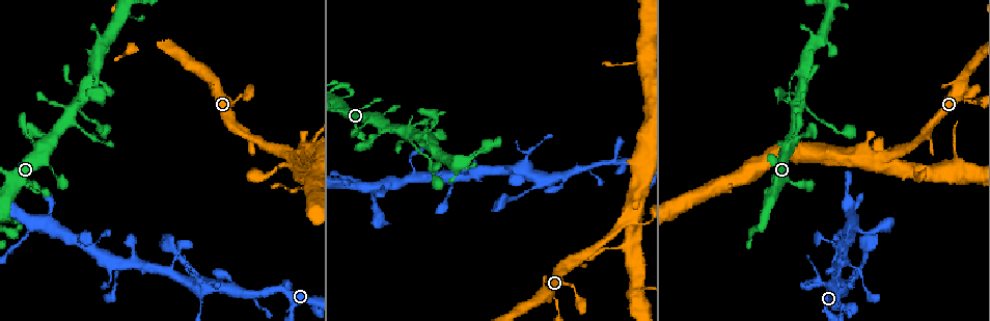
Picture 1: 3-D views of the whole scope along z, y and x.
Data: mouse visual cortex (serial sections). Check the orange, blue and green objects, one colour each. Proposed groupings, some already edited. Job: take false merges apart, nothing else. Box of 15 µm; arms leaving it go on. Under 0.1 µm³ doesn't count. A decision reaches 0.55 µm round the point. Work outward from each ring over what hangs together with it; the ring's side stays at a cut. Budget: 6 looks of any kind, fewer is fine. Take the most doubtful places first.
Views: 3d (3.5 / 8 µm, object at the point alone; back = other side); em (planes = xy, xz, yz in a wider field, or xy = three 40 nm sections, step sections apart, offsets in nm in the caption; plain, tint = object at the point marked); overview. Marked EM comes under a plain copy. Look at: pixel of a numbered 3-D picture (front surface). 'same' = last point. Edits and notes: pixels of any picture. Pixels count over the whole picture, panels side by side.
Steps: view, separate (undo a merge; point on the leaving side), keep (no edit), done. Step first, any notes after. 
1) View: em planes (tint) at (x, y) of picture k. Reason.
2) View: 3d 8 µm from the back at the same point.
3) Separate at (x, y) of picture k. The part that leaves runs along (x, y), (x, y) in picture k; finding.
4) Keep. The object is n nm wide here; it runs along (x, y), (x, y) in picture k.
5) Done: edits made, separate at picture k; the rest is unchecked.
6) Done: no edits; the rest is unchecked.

View: 3d 3.5 µm from the back at (436, 123) of picture 1. A narrow waist.

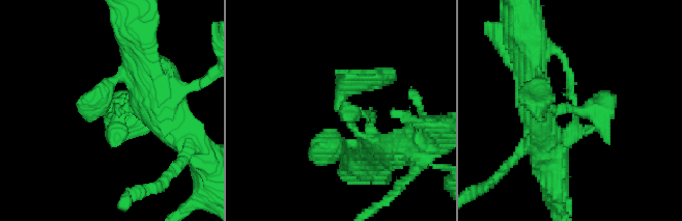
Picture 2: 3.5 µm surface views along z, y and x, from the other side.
View: em xy step 2 (tint) at (335, 110) of picture 2.

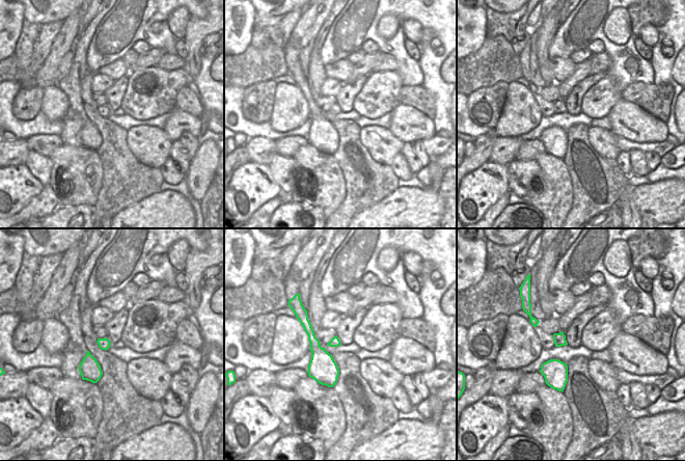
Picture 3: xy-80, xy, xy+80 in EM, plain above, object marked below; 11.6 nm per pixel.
Keep. It runs along (535, 108), (606, 111) in picture 2; one cell here.

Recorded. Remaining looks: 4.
View: 3d 8 µm at (848, 279) of picture 1. Four arms meet.

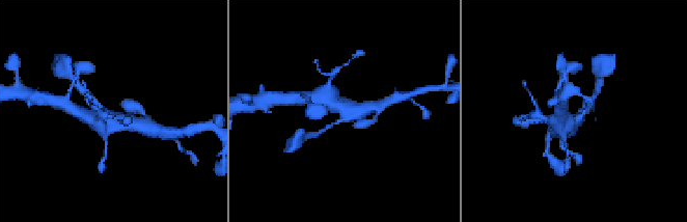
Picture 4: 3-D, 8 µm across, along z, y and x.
View: 3d 3.5 µm at (577, 116) of picture 4. Zoom in.

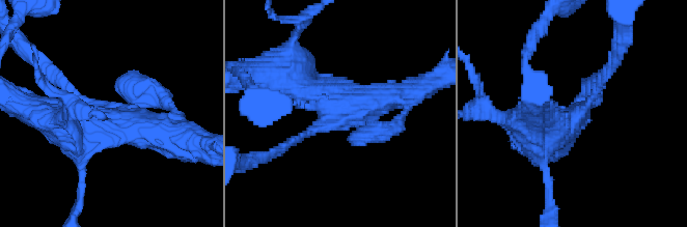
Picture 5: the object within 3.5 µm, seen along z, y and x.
View: em xy step 5 (tint) at (332, 117) of picture 5. 4 arms meet here; the arms are 150, 150, 400, 450 nm wide; need the tissue.

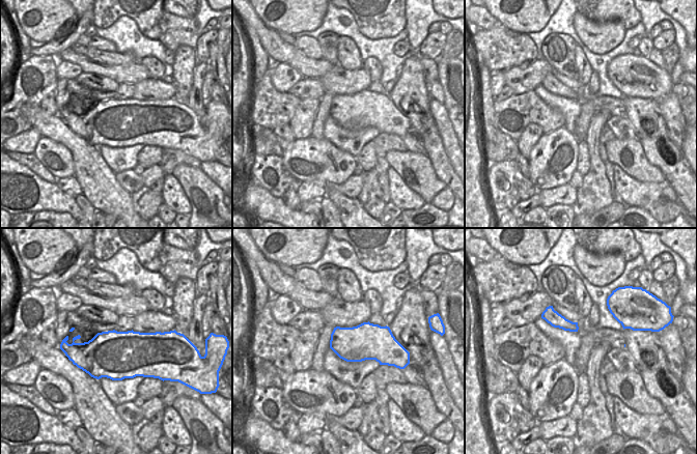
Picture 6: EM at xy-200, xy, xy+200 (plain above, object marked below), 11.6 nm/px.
Keep. It runs along (165, 137), (79, 128), (37, 108) in picture 5; one cell here.

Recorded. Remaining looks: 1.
Done: no edits; the rest is unchecked.

